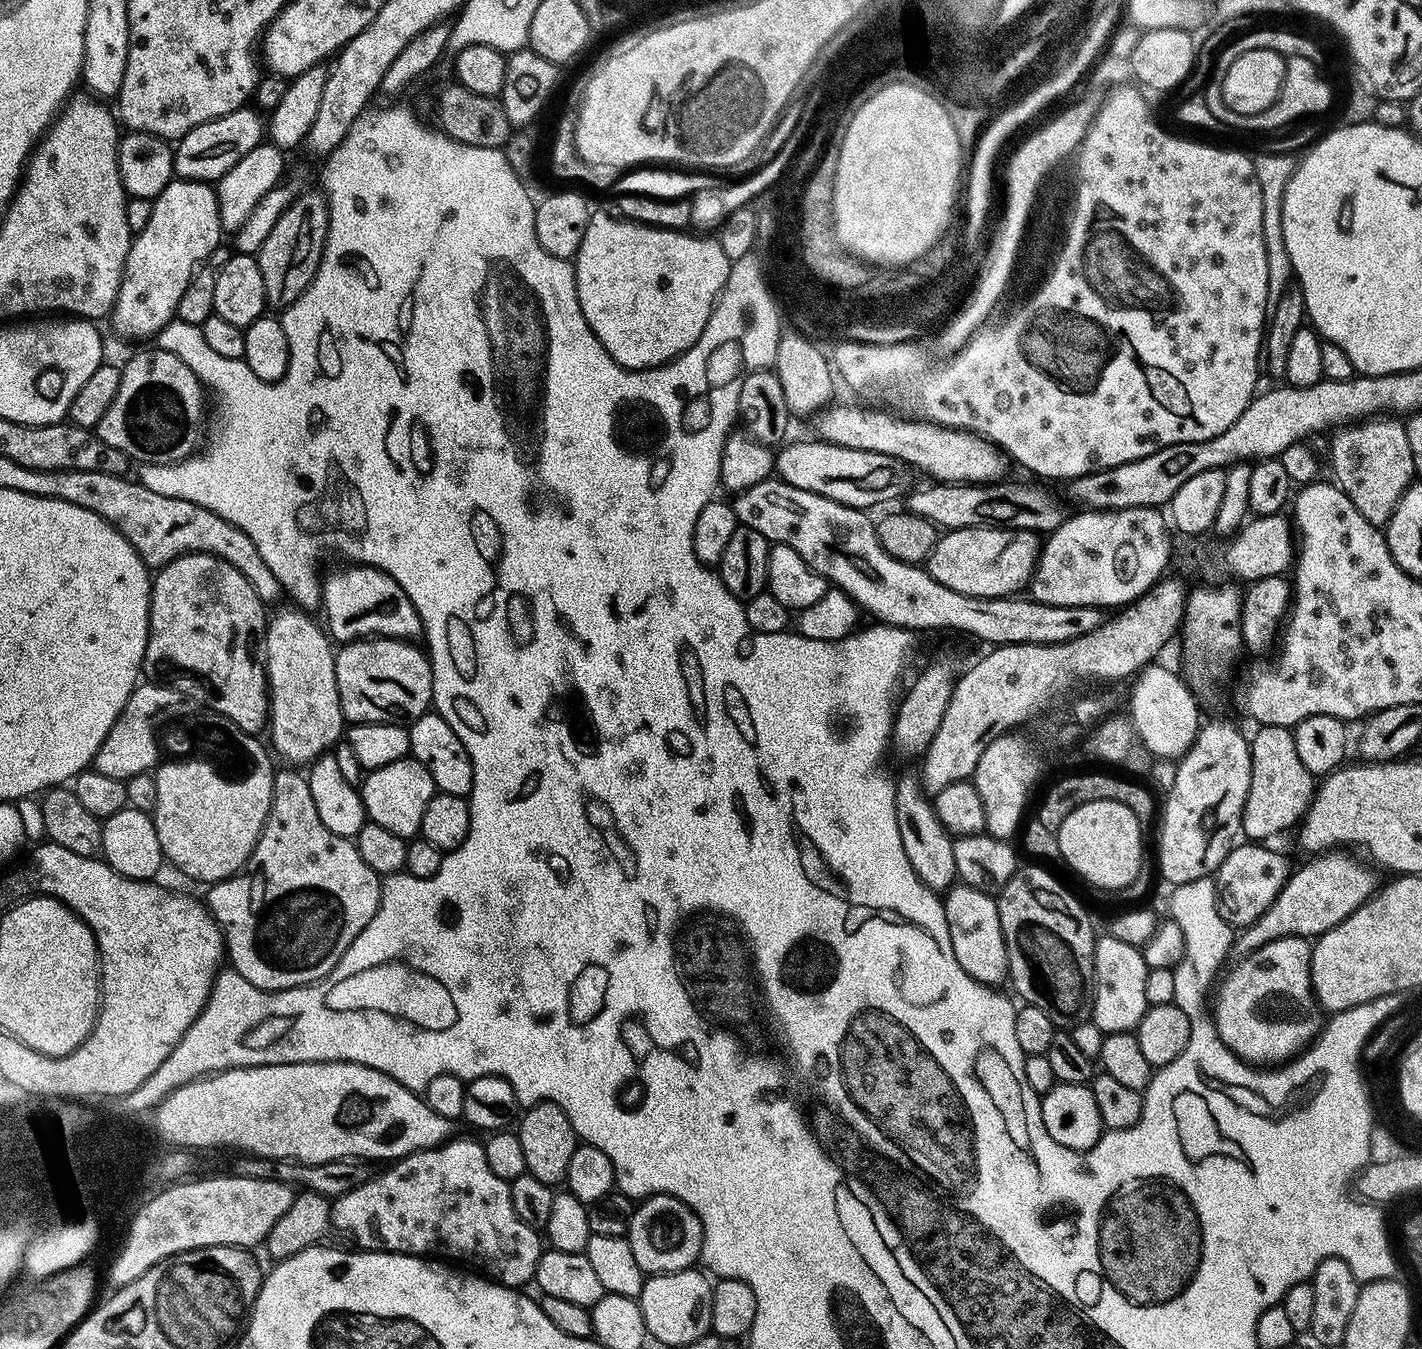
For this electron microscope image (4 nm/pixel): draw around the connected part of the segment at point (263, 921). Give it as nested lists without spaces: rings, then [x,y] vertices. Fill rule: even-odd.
[[[292,766],[285,767],[285,769],[285,772],[282,772],[282,770],[276,772],[270,814],[266,818],[264,829],[250,854],[250,858],[239,872],[235,872],[230,878],[219,880],[217,884],[211,885],[207,889],[208,900],[206,899],[206,907],[212,913],[213,918],[216,919],[221,934],[224,935],[227,963],[238,974],[242,974],[242,978],[246,982],[250,982],[250,986],[261,988],[267,992],[281,992],[287,988],[297,988],[303,984],[315,984],[317,980],[321,980],[340,961],[342,954],[346,954],[350,942],[354,942],[358,938],[358,934],[362,934],[362,930],[368,925],[370,918],[374,918],[374,914],[380,905],[380,885],[382,883],[382,876],[362,860],[362,855],[359,854],[355,843],[349,837],[334,834],[329,828],[322,826],[322,818],[318,818],[318,809],[314,807],[314,798],[310,794],[307,775]]]

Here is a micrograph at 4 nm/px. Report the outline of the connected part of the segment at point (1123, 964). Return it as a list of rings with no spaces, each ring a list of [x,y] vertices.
[[[1109,934],[1101,935],[1097,939],[1094,950],[1096,993],[1091,1021],[1097,1024],[1105,1034],[1132,1032],[1140,1024],[1140,1019],[1150,1007],[1146,998],[1148,969],[1148,963],[1144,961],[1143,951],[1139,947],[1128,945]]]

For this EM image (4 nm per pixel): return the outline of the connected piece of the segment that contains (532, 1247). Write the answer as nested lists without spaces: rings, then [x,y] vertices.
[[[451,1138],[436,1148],[402,1157],[385,1167],[388,1169],[381,1176],[373,1175],[365,1184],[335,1197],[331,1201],[332,1228],[349,1232],[356,1239],[355,1247],[360,1250],[402,1252],[421,1258],[432,1258],[435,1252],[441,1252],[452,1260],[481,1268],[476,1270],[506,1288],[523,1289],[523,1284],[531,1285],[536,1275],[542,1251],[541,1233],[518,1218],[514,1202],[510,1202],[510,1183],[490,1170],[483,1143],[479,1139],[458,1139]]]

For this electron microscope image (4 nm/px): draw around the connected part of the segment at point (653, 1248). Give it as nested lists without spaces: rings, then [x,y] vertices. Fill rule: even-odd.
[[[661,1194],[647,1197],[633,1211],[627,1238],[641,1270],[645,1274],[659,1274],[693,1267],[700,1260],[704,1231],[698,1214],[686,1202]]]

